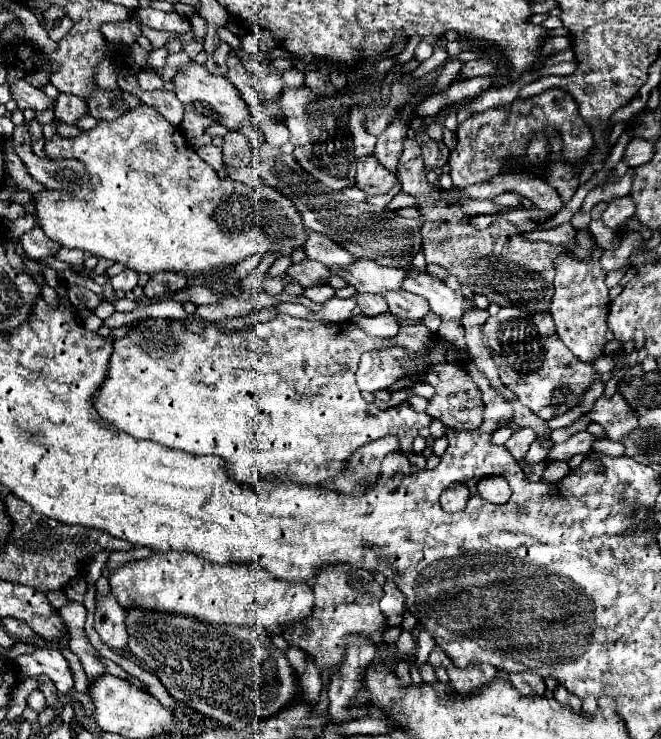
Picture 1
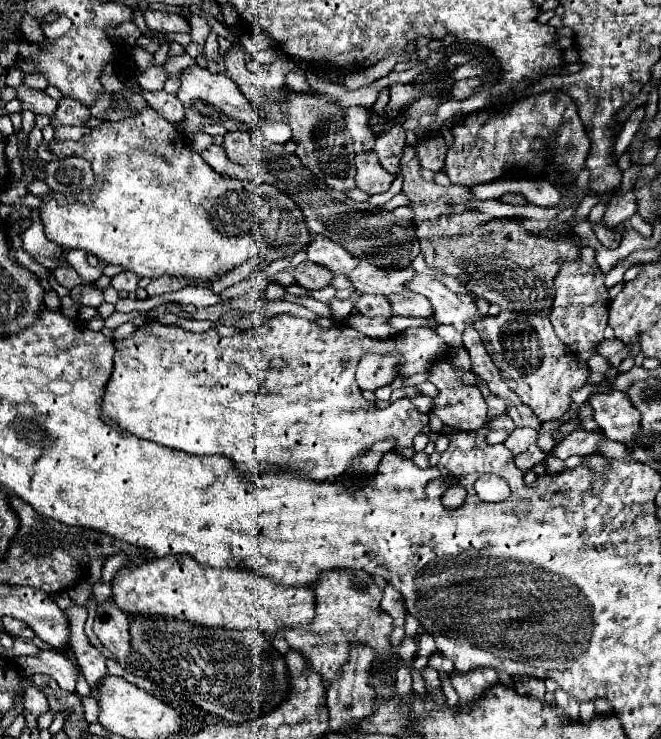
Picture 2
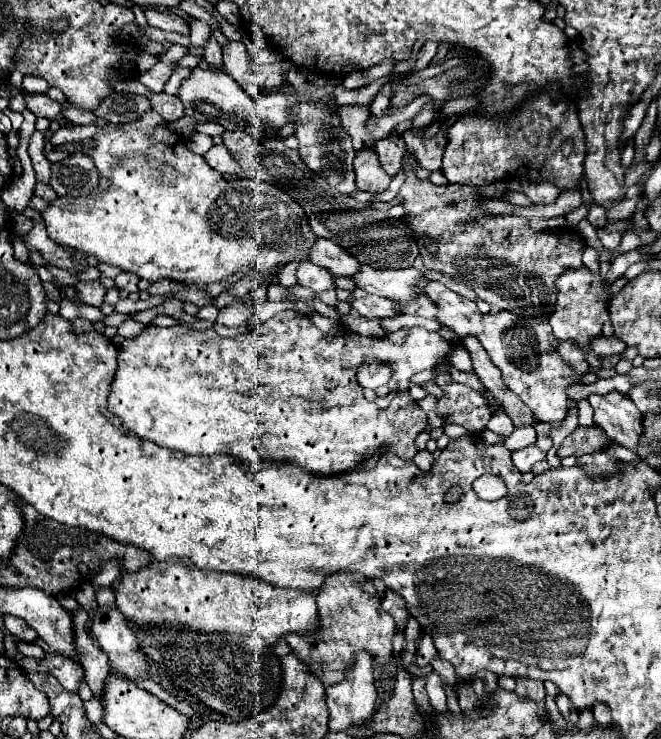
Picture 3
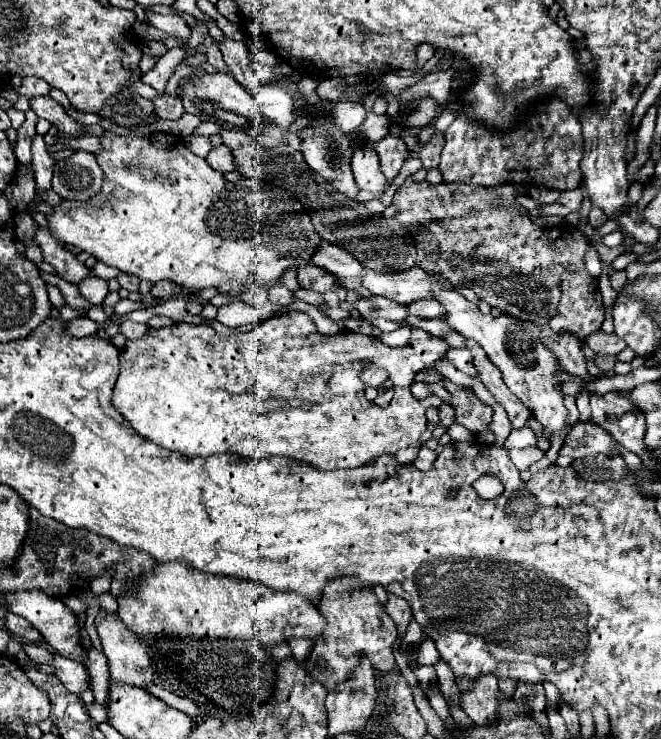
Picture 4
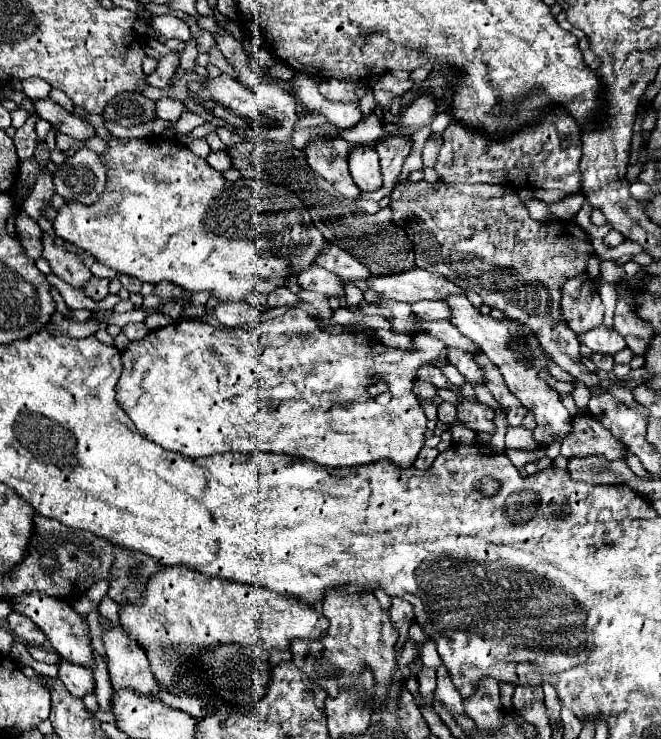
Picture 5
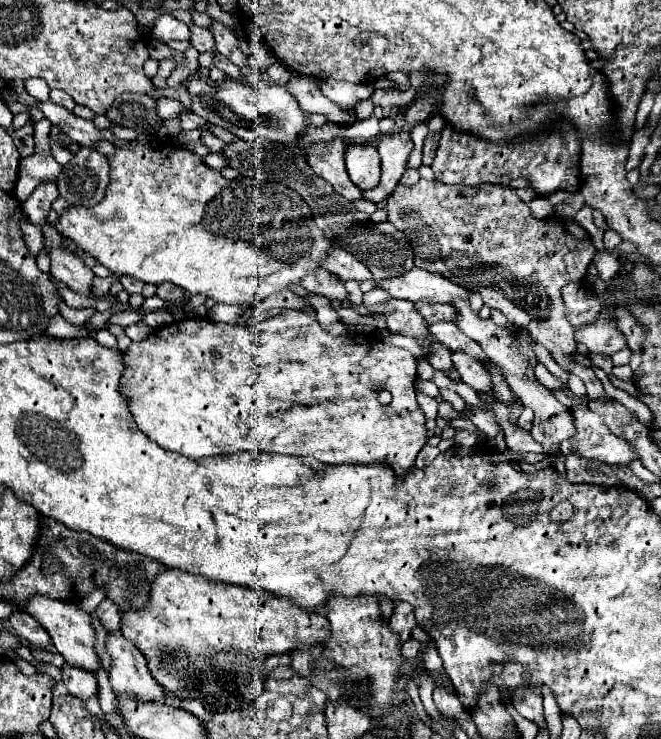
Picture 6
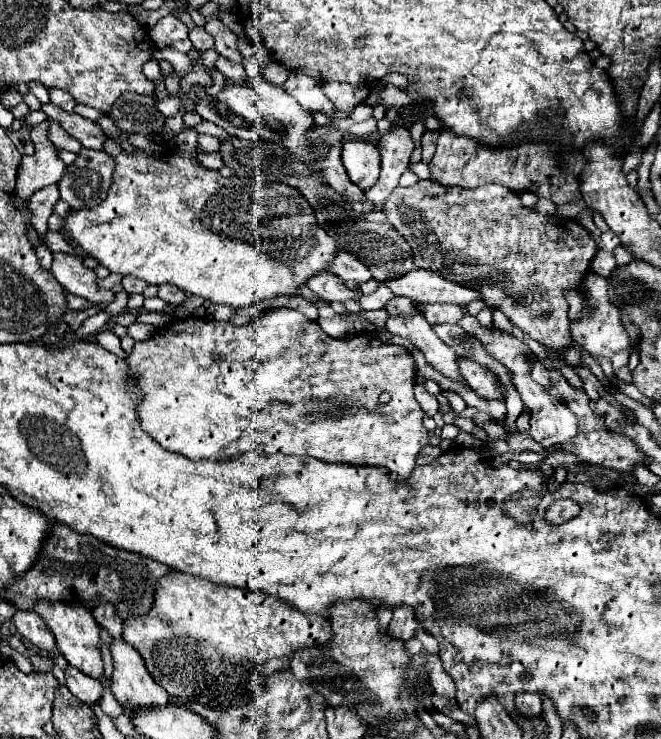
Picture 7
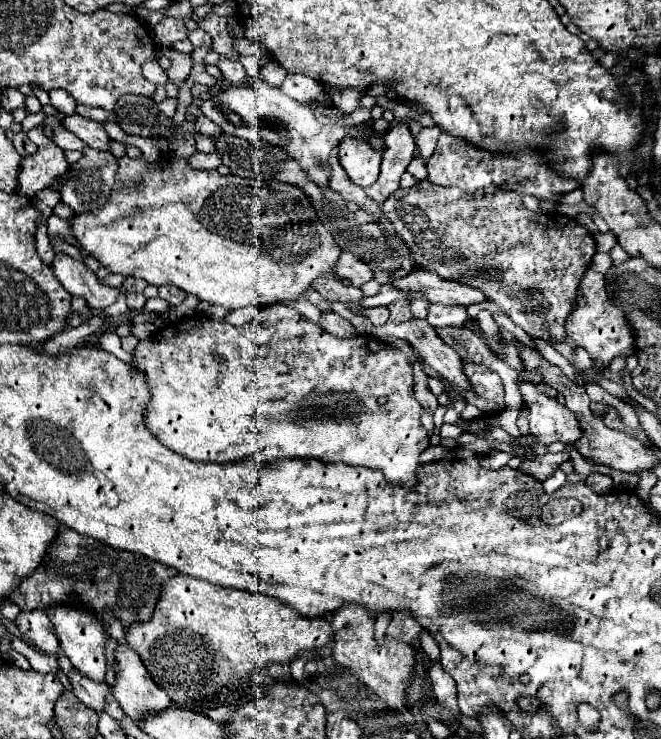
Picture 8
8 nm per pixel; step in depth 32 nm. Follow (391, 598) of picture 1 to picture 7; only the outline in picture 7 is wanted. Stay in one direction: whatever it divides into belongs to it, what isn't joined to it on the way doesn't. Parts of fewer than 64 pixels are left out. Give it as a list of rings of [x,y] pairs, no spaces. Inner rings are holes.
[[[400,606],[394,610],[392,622],[388,624],[388,634],[396,640],[408,642],[410,638],[416,636],[416,632],[420,630],[418,620],[414,618],[414,610],[410,606]]]

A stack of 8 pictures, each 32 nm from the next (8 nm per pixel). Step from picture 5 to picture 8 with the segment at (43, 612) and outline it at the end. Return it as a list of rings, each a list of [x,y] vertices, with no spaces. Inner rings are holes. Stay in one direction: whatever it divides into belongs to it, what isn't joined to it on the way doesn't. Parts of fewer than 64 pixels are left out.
[[[52,606],[52,608],[46,608],[46,612],[50,612],[52,624],[54,624],[58,640],[60,640],[60,648],[70,658],[74,668],[94,682],[104,682],[106,670],[108,670],[106,656],[104,656],[106,654],[104,648],[106,648],[106,642],[108,642],[108,632],[104,628],[104,624],[94,616],[94,612],[86,612],[82,608]]]

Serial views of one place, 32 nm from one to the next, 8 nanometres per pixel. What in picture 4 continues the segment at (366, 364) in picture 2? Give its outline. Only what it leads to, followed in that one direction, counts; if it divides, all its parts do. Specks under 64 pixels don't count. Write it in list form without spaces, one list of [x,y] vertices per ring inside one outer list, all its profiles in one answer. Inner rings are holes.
[[[366,368],[362,374],[362,382],[366,386],[380,386],[386,382],[386,378],[388,378],[388,374],[384,370],[378,370],[378,368]]]

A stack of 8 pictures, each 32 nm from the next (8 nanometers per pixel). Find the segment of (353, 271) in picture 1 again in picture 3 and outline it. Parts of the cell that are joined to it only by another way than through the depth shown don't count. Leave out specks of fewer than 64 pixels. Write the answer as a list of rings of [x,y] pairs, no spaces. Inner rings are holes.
[[[362,266],[360,274],[356,274],[356,284],[364,288],[368,294],[384,296],[394,302],[410,302],[412,298],[424,296],[420,288],[416,288],[416,280],[420,280],[422,272],[416,268],[406,270],[374,270],[370,266]]]

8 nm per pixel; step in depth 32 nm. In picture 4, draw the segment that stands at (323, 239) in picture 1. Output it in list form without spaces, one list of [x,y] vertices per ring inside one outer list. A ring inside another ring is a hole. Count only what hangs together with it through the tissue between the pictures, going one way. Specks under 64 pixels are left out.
[[[322,242],[320,248],[316,250],[316,254],[312,256],[312,262],[332,274],[336,274],[338,278],[360,278],[364,274],[364,266],[346,250],[338,248],[336,244],[330,242]]]

